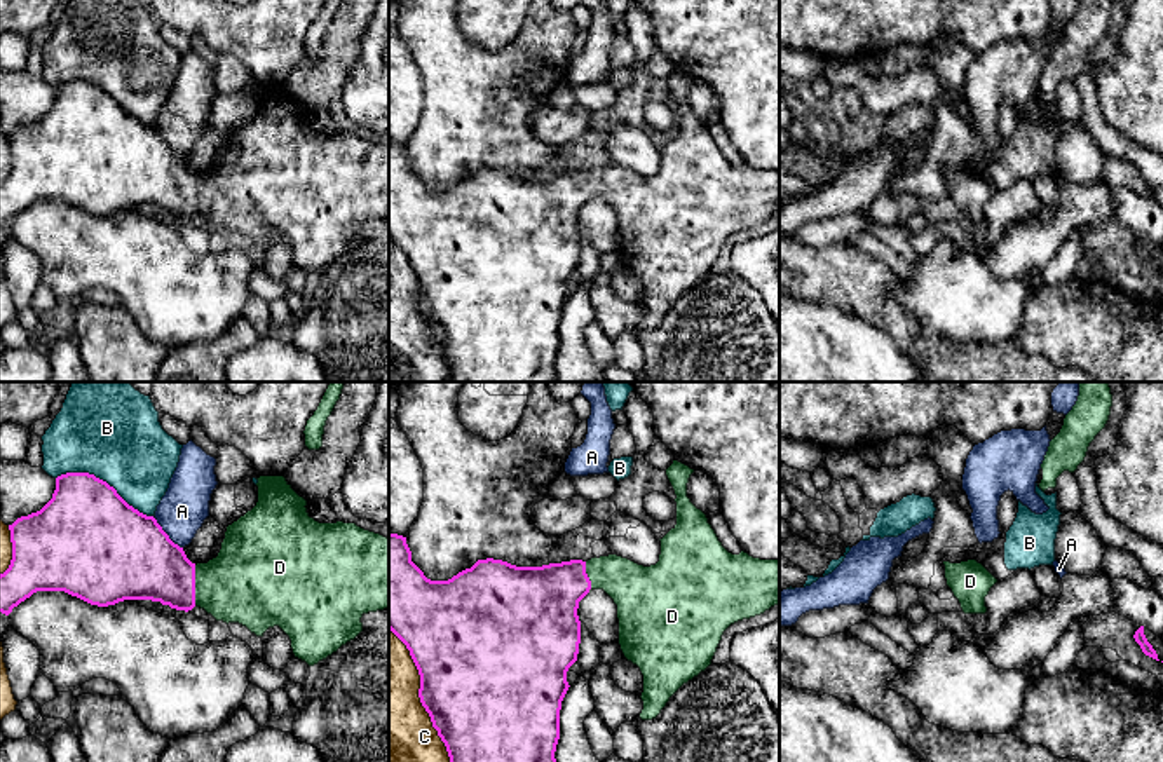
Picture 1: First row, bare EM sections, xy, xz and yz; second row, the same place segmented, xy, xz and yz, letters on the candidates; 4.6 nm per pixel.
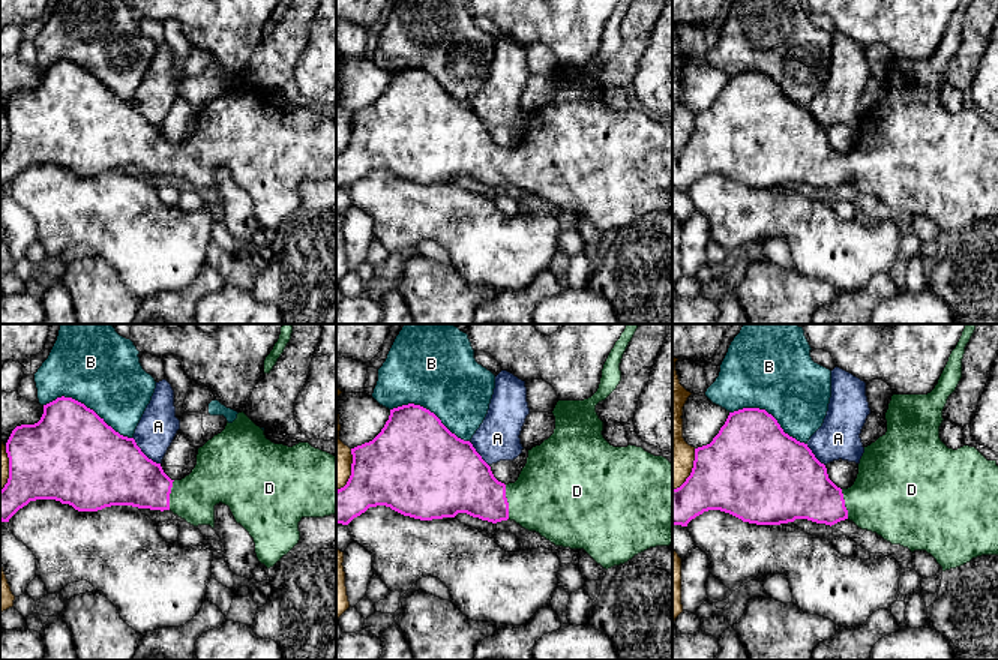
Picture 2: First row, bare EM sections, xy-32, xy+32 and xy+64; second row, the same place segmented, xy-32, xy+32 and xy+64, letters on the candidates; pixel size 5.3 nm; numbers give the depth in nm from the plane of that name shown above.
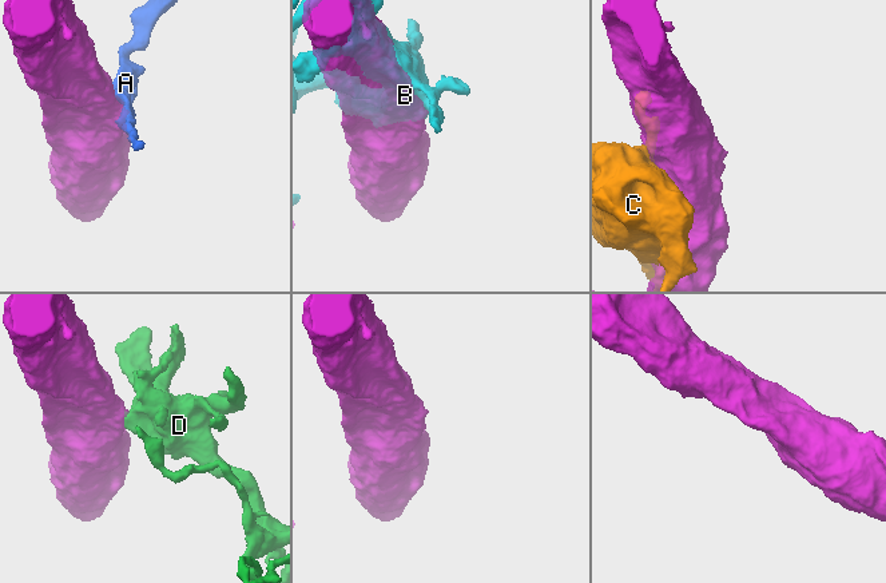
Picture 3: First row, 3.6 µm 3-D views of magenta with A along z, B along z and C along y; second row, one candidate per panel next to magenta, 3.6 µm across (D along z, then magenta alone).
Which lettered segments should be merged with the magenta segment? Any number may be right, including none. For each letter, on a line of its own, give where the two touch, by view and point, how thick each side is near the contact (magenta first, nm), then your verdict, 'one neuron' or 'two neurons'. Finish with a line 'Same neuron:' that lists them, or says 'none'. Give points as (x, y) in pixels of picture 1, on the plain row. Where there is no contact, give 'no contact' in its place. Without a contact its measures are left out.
A: contact xy (166, 143); calibres 440 and 220 nm; two neurons
B: contact xy (105, 91); calibres 460 and 420 nm; two neurons
C: contact xz (421, 309); calibres 480 and 440 nm; two neurons
D: contact xy (194, 194); calibres 320 and 380 nm; one neuron
Same neuron: D

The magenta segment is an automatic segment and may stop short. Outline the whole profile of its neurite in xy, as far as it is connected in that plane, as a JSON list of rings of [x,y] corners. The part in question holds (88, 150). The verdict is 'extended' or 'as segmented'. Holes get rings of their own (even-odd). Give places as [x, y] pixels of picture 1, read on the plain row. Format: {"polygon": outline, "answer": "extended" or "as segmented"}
{"polygon": [[[89,82],[58,85],[52,108],[40,120],[9,134],[12,169],[0,183],[0,221],[9,225],[37,201],[65,201],[98,216],[124,209],[152,209],[188,221],[197,214],[216,230],[239,232],[256,246],[279,235],[289,246],[295,267],[309,276],[317,274],[363,241],[364,223],[389,218],[389,148],[356,133],[316,131],[307,122],[307,110],[284,85],[256,89],[256,115],[227,136],[216,167],[195,174],[153,126],[129,115],[106,91]]], "answer": "extended"}

